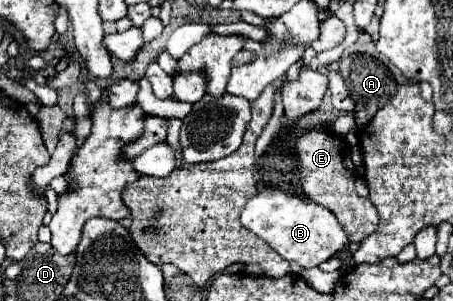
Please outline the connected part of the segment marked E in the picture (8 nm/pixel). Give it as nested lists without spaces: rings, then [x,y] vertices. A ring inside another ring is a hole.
[[[310,130],[298,138],[296,154],[300,158],[300,188],[304,196],[328,208],[344,226],[350,242],[362,242],[368,238],[378,226],[378,212],[370,198],[356,194],[356,172],[350,160],[348,142],[334,132]]]

